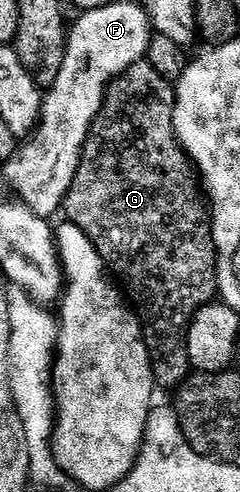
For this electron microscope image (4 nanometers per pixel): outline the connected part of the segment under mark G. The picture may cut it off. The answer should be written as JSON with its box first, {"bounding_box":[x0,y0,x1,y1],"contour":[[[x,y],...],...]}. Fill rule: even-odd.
{"bounding_box":[64,61,218,389],"contour":[[[145,61],[128,65],[128,69],[124,69],[116,78],[111,79],[110,84],[106,87],[106,96],[103,97],[100,109],[90,126],[90,131],[86,134],[78,168],[72,177],[72,185],[68,185],[68,193],[64,200],[65,218],[69,222],[75,223],[80,229],[84,229],[84,233],[90,238],[92,245],[96,245],[103,264],[117,276],[120,283],[120,278],[122,278],[123,284],[121,283],[121,286],[127,292],[131,291],[128,299],[142,324],[142,340],[146,342],[146,348],[150,351],[150,368],[154,374],[155,384],[159,388],[170,387],[169,389],[177,388],[191,370],[190,362],[186,356],[186,324],[190,322],[196,309],[200,309],[215,298],[218,290],[216,265],[214,264],[214,242],[210,236],[209,222],[204,221],[204,199],[200,194],[199,184],[196,182],[196,172],[190,159],[178,144],[178,138],[174,136],[173,112],[174,83],[160,77],[160,73],[156,73],[156,69],[152,69],[152,65]]]}

